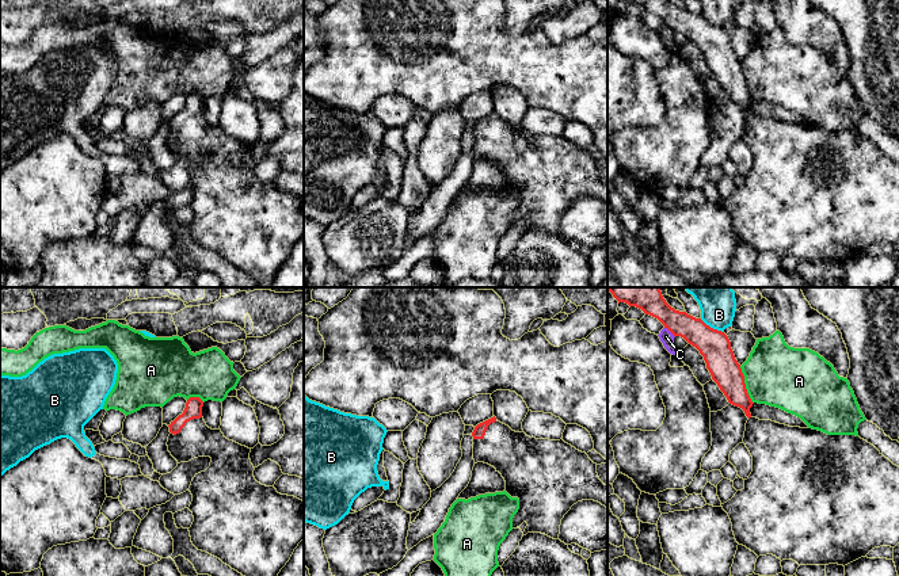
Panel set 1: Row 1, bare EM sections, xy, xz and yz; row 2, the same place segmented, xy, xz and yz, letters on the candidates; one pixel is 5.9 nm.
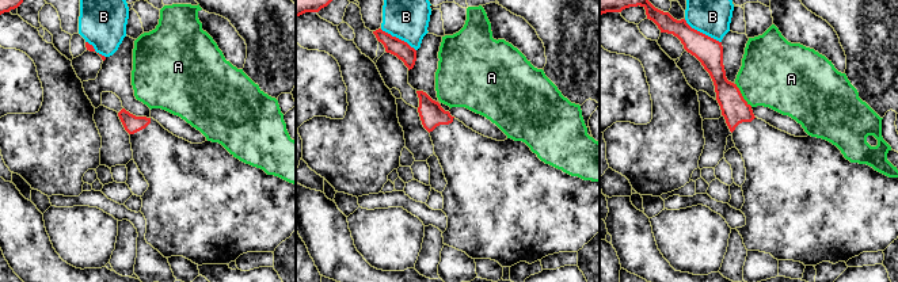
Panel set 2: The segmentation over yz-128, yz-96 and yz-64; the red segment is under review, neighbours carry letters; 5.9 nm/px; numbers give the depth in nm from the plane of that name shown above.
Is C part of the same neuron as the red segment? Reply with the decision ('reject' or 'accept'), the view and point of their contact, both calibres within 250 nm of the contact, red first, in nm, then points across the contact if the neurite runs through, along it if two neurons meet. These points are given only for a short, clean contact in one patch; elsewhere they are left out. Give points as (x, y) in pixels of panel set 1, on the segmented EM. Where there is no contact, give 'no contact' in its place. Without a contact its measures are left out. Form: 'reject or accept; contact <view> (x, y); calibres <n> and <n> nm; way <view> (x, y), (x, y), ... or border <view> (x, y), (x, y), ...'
reject; contact yz (670, 331); calibres 170 and 80 nm; border yz (665, 327), (674, 336)

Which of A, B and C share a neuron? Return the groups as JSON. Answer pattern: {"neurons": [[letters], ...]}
{"neurons": [["A"], ["B"], ["C"]]}

